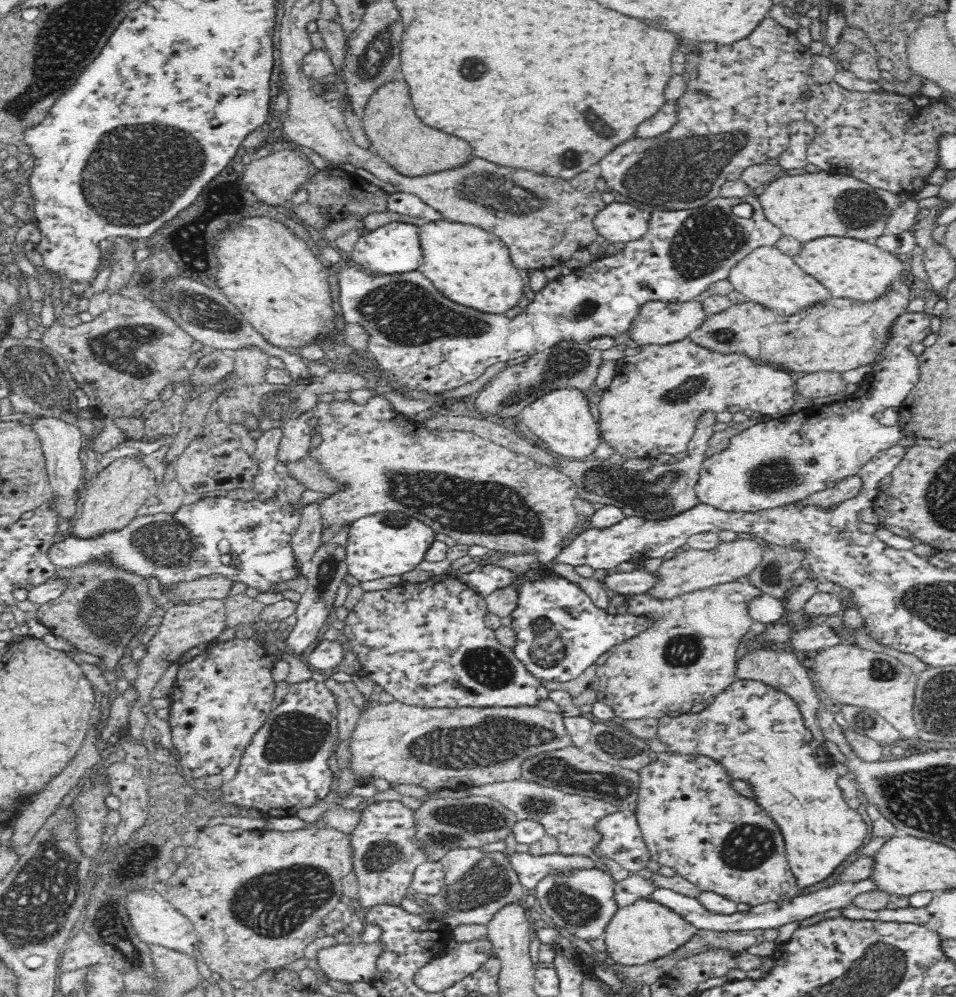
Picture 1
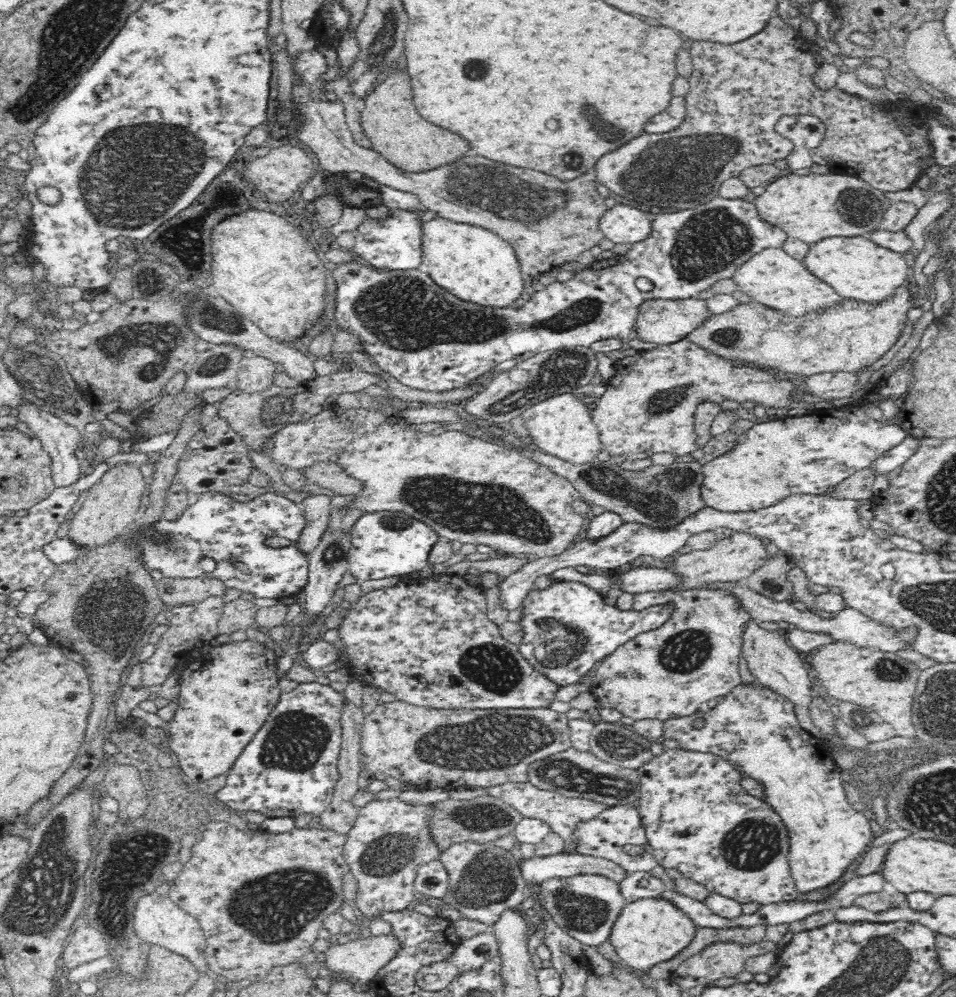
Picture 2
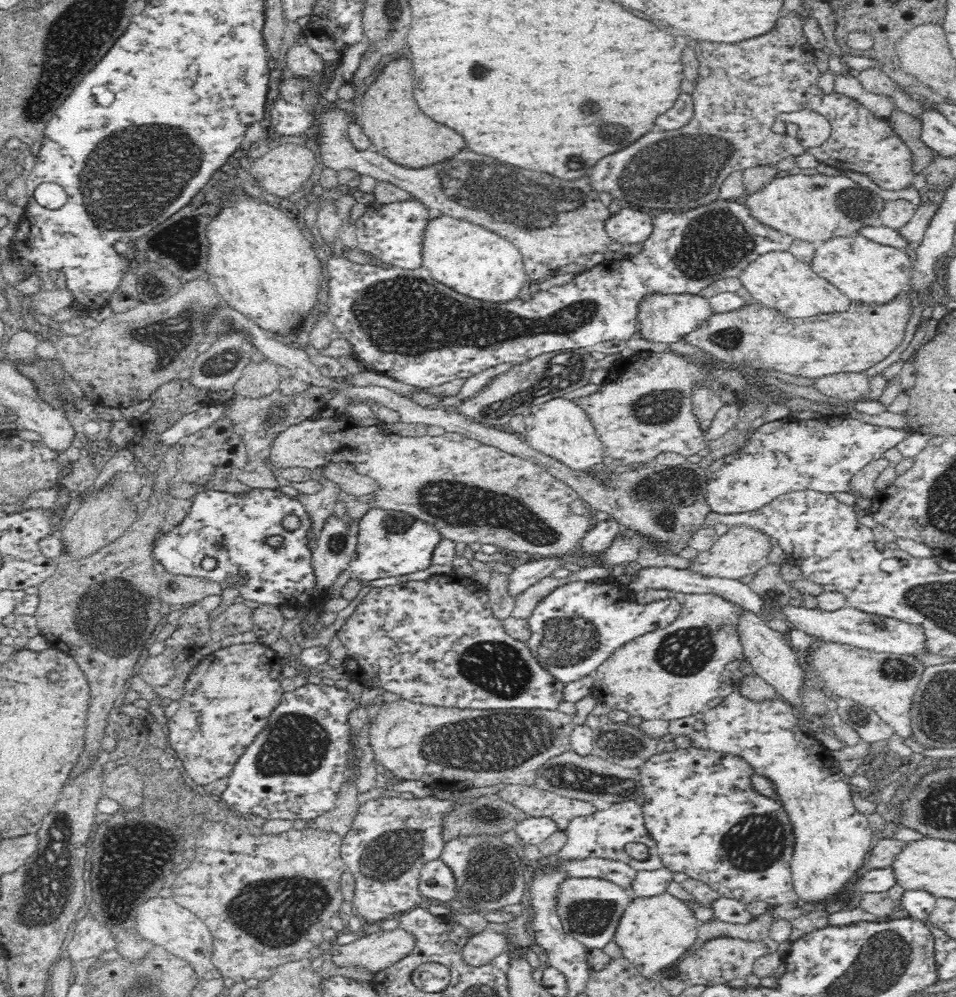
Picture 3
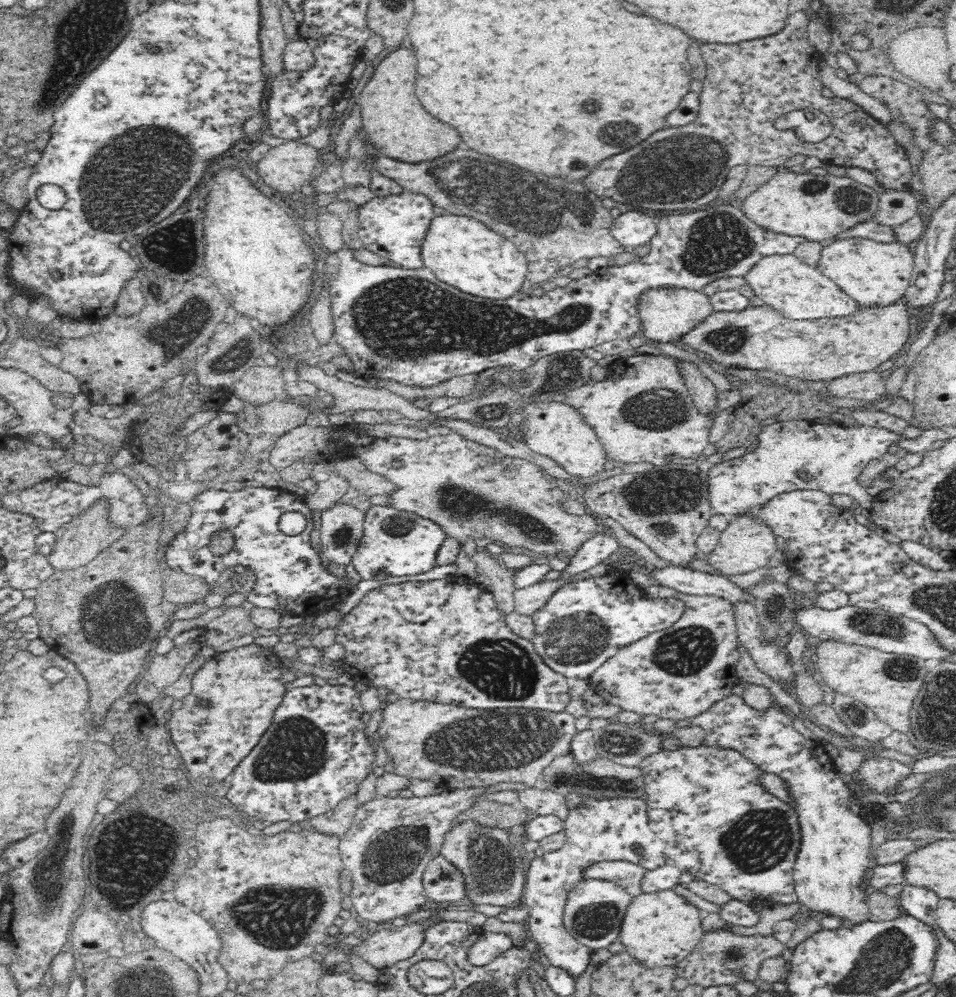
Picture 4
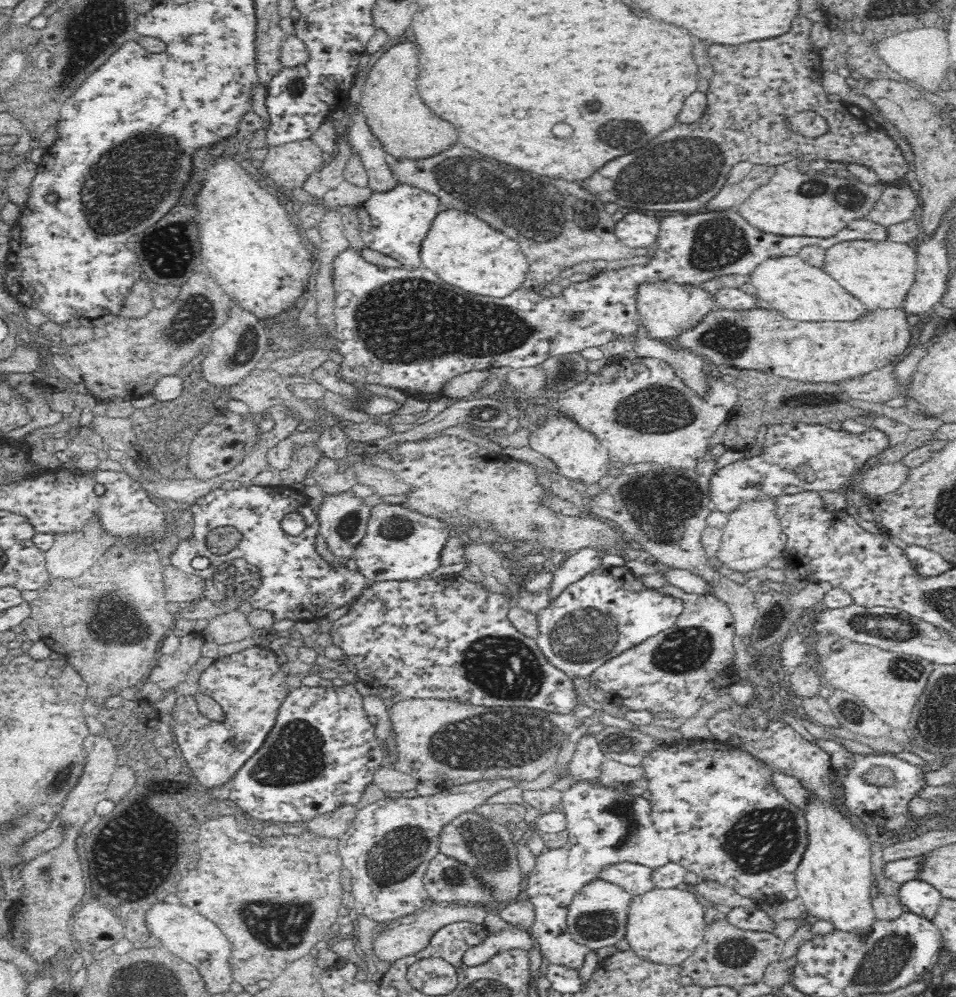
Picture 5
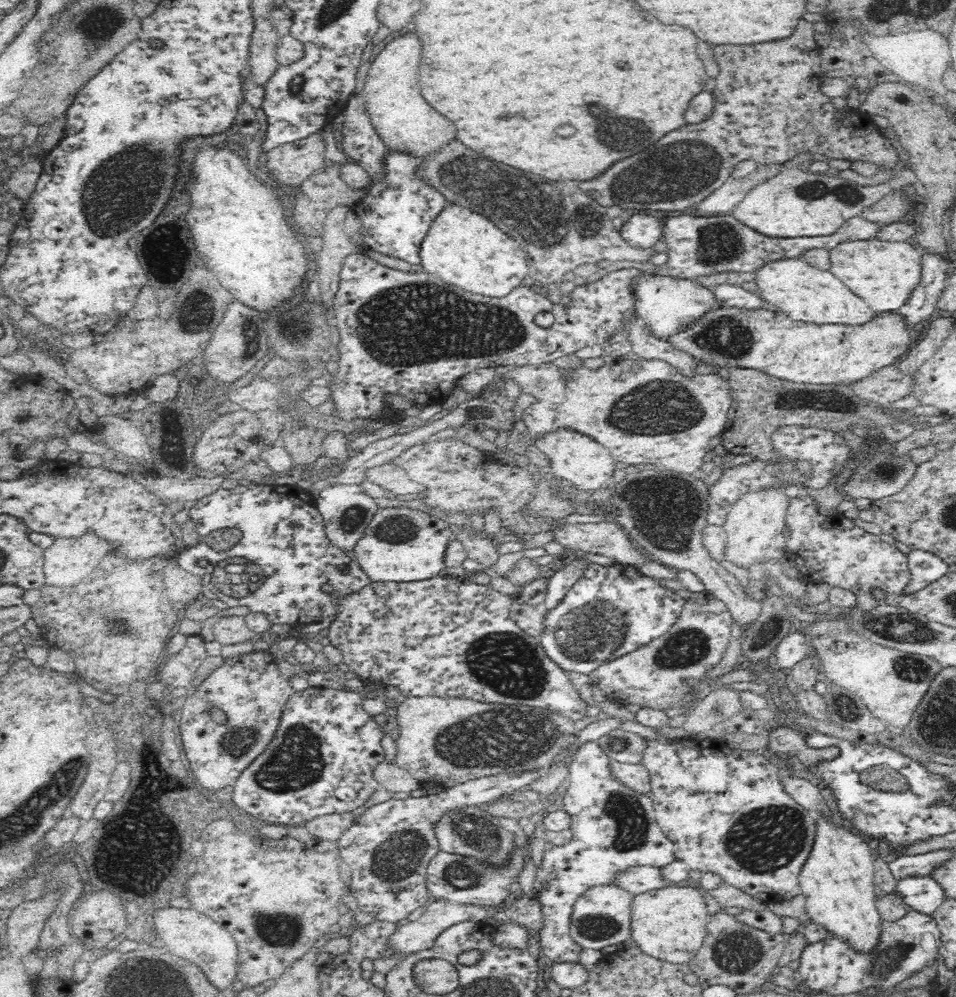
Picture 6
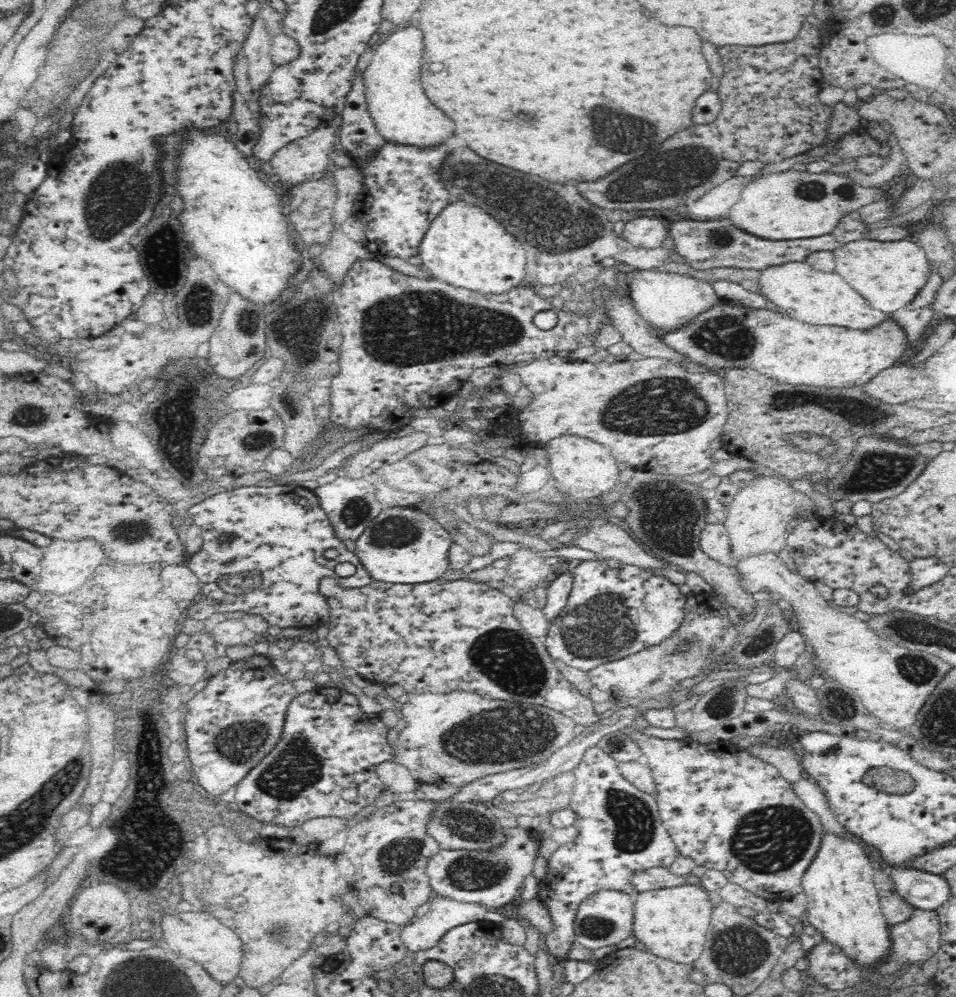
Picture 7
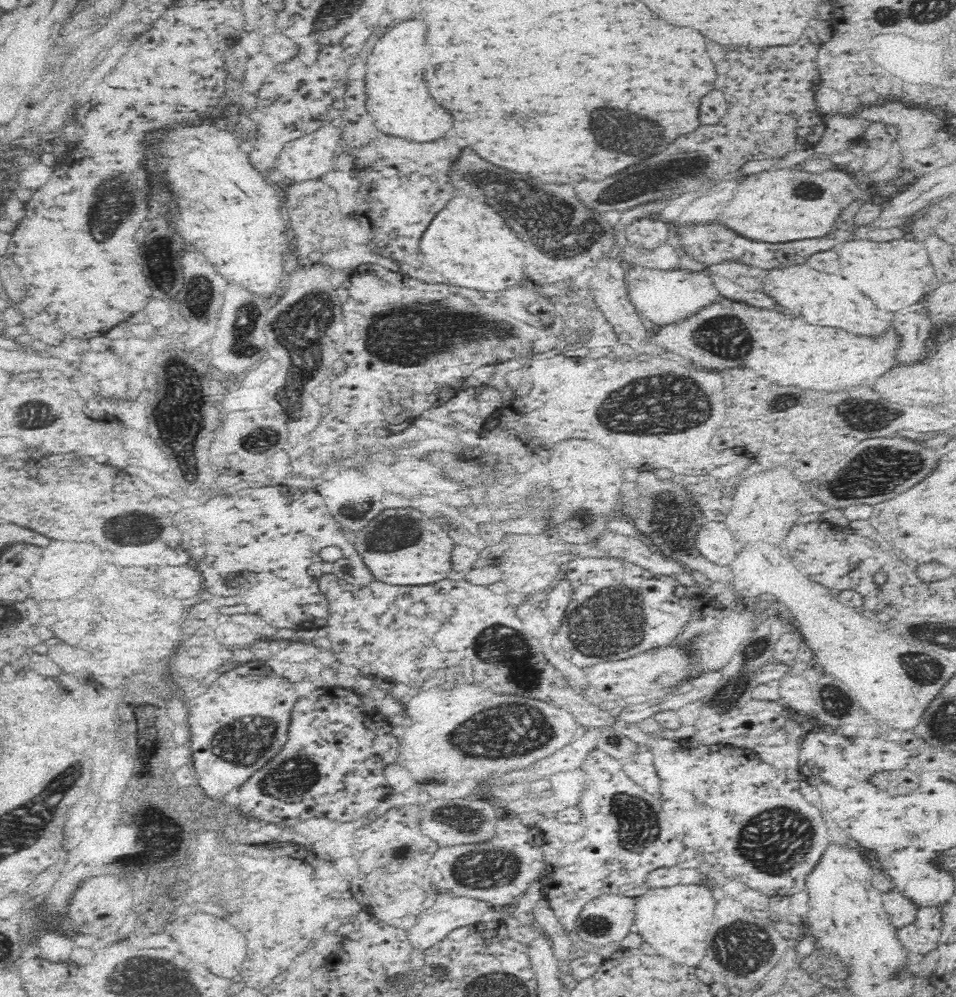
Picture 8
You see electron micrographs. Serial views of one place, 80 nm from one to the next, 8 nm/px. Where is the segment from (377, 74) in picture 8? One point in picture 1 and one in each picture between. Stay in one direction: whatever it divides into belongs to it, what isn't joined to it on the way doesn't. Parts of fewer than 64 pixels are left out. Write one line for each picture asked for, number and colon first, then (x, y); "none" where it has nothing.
1: (403, 141)
2: (390, 120)
3: (390, 118)
4: (393, 118)
5: (408, 129)
6: (401, 117)
7: (402, 113)

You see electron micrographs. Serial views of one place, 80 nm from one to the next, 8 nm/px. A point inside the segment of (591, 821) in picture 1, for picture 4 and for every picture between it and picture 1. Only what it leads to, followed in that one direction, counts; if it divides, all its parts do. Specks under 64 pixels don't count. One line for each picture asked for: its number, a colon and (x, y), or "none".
2: (562, 813)
3: (535, 802)
4: (543, 801)

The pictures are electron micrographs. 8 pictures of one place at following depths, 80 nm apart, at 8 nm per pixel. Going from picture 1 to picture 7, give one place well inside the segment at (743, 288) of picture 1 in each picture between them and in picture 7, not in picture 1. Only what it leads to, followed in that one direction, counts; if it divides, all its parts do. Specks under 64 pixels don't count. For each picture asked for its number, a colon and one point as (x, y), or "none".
2: (774, 278)
3: (780, 281)
4: (786, 283)
5: (791, 285)
6: (804, 292)
7: (813, 296)

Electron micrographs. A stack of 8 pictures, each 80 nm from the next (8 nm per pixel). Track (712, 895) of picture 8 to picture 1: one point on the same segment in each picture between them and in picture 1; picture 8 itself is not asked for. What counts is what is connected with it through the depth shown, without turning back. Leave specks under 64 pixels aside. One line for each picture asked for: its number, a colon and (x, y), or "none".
1: (647, 930)
2: (649, 931)
3: (654, 932)
4: (661, 928)
5: (664, 924)
6: (670, 924)
7: (673, 923)

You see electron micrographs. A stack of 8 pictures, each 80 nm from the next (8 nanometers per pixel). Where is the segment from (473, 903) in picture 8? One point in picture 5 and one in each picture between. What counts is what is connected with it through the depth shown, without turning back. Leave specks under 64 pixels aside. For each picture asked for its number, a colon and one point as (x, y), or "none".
5: (401, 940)
6: (439, 915)
7: (443, 913)

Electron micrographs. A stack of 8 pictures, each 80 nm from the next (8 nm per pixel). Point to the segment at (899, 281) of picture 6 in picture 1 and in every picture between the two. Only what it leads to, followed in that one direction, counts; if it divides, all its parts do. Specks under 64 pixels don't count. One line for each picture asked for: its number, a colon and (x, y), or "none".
1: (851, 268)
2: (855, 267)
3: (865, 270)
4: (875, 274)
5: (880, 273)

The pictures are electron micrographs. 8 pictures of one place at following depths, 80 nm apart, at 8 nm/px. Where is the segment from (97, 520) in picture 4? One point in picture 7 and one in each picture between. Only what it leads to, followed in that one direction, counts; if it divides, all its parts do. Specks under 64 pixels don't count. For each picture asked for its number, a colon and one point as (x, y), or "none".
5: (70, 556)
6: (67, 561)
7: (64, 565)

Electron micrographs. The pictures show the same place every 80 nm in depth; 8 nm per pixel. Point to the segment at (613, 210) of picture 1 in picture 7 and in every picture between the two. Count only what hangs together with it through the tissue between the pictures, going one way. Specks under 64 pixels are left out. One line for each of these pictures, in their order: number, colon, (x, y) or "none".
2: (621, 224)
3: (628, 226)
4: (631, 228)
5: (635, 230)
6: (640, 230)
7: (647, 232)

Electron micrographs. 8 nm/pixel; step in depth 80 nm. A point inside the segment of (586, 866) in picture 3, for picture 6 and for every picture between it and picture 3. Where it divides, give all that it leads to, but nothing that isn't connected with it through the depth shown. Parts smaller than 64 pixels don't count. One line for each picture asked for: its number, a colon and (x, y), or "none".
4: (629, 876)
5: (636, 879)
6: (639, 880)

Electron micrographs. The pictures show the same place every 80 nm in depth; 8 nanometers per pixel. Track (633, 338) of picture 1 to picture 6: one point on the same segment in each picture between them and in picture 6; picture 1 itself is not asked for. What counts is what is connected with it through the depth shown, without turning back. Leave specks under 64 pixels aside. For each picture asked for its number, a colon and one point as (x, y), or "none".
2: (661, 321)
3: (663, 317)
4: (666, 313)
5: (666, 309)
6: (667, 304)

